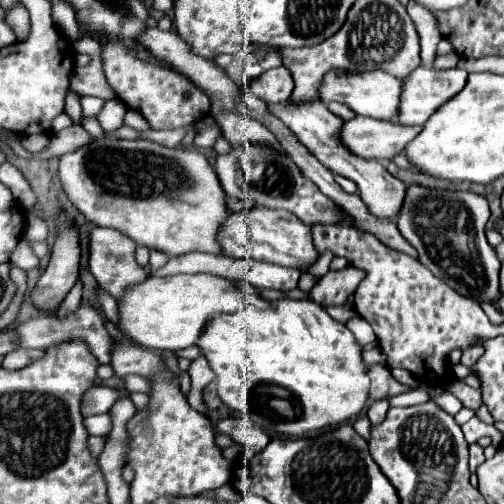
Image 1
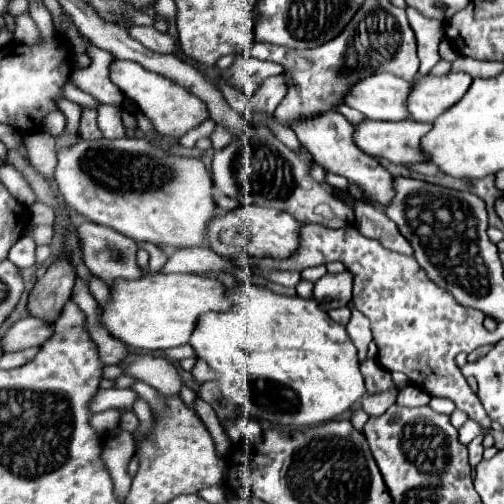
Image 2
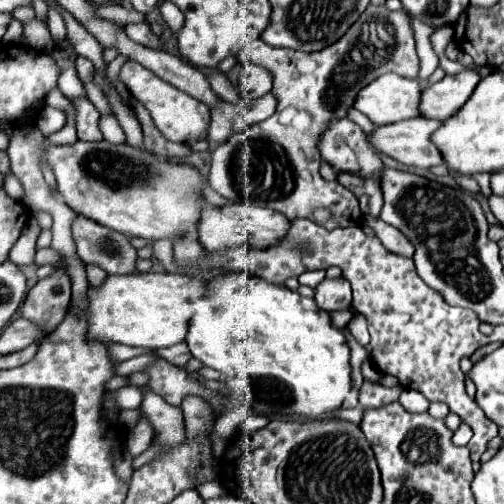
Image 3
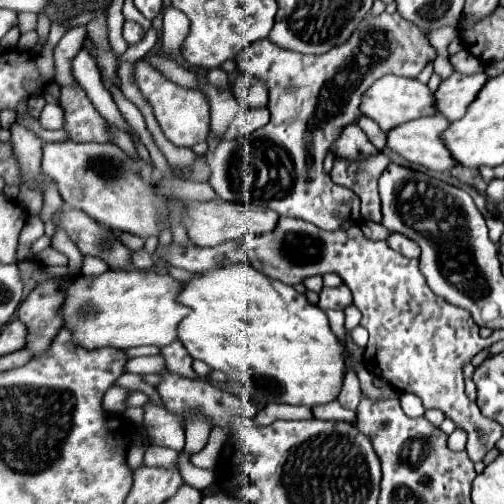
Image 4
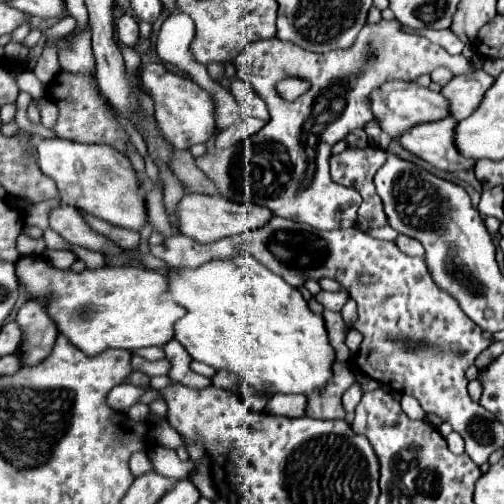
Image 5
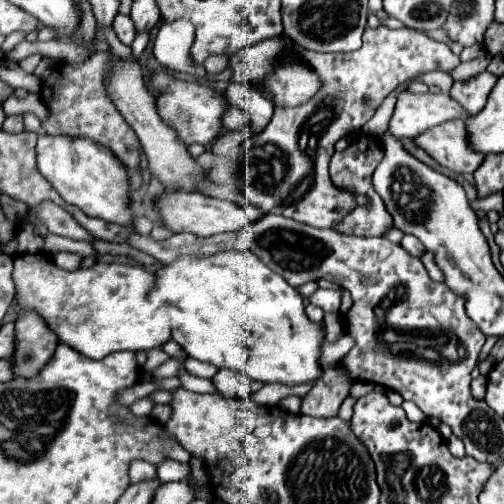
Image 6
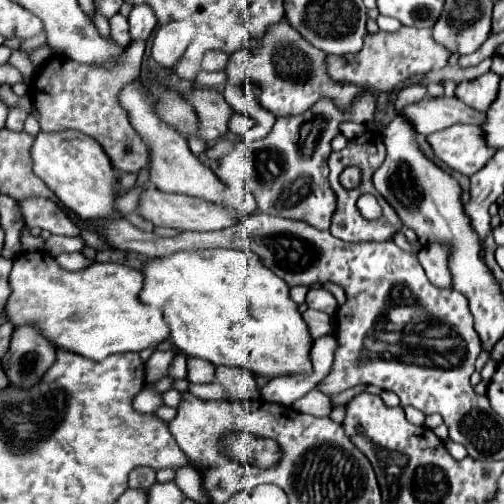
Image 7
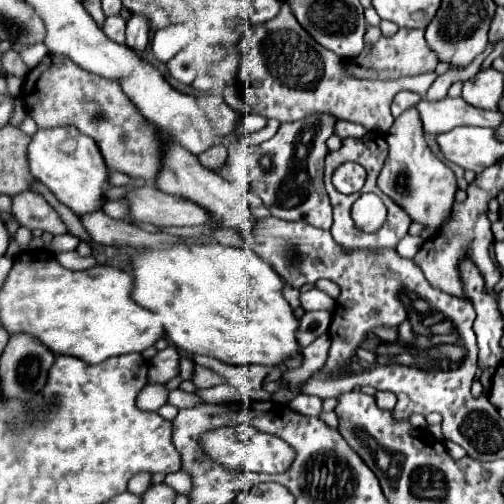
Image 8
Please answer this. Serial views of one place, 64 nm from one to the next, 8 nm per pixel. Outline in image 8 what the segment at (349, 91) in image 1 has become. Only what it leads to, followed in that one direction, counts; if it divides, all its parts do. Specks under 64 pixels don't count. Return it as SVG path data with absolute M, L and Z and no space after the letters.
M444 98L440 102L420 100L420 104L416 104L416 110L426 134L442 134L456 126L496 128L496 124L502 122L502 116L498 112L474 108L462 98Z

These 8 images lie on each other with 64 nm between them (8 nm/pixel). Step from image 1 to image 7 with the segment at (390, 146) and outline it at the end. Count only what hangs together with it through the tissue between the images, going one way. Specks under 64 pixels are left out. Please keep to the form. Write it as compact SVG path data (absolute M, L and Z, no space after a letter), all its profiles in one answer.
M454 124L450 128L426 136L426 140L442 162L446 162L452 170L462 172L466 176L478 172L494 154L484 144L480 128L470 124Z

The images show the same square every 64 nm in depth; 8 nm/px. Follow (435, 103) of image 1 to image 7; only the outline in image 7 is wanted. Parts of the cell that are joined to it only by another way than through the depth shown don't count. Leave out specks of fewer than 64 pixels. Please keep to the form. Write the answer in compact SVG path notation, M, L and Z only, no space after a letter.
M486 72L474 80L460 82L456 88L456 98L478 112L486 112L488 106L492 104L492 100L496 98L498 82L500 82L498 74Z

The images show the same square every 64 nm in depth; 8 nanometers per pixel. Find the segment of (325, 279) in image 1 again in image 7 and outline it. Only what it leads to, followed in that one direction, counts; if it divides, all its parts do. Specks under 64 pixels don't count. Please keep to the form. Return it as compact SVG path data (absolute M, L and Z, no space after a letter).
M312 288L310 292L308 292L308 296L306 296L306 304L308 304L308 308L314 308L314 310L322 310L322 312L326 312L326 314L336 314L336 310L338 310L338 302L336 302L336 298L334 298L334 294L332 292L328 292L326 288Z

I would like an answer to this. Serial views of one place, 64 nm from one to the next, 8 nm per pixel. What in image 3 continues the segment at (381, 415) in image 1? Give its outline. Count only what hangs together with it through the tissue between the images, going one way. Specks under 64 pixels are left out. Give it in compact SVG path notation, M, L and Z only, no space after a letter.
M364 382L362 388L360 388L360 406L364 410L376 410L376 408L382 408L386 404L392 404L398 400L402 392L402 386L396 386L396 388L386 388L382 384L370 384L370 382Z

